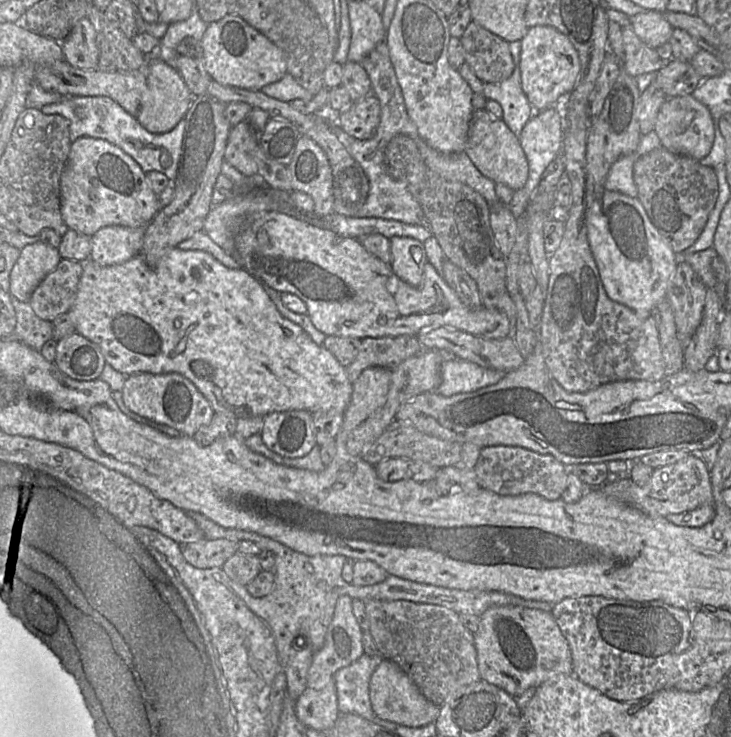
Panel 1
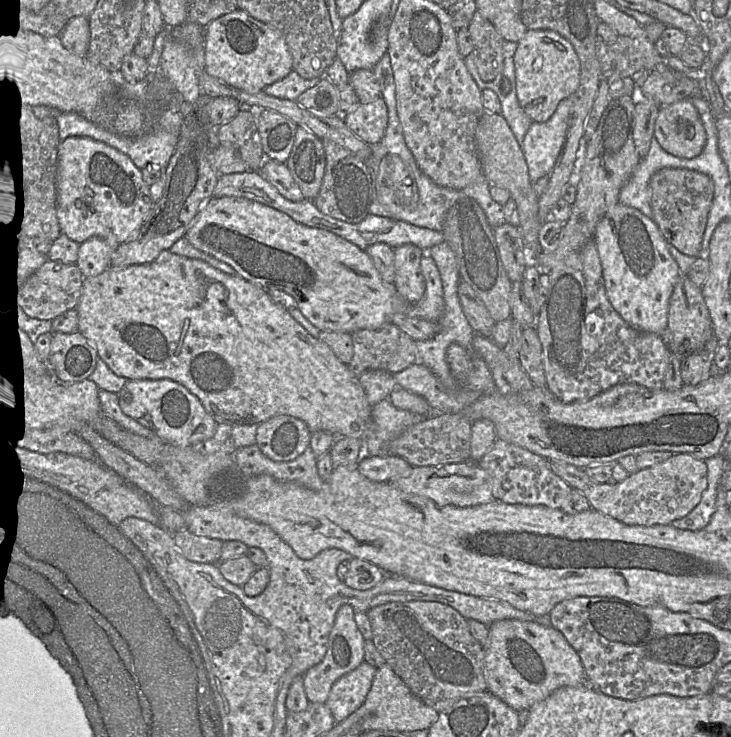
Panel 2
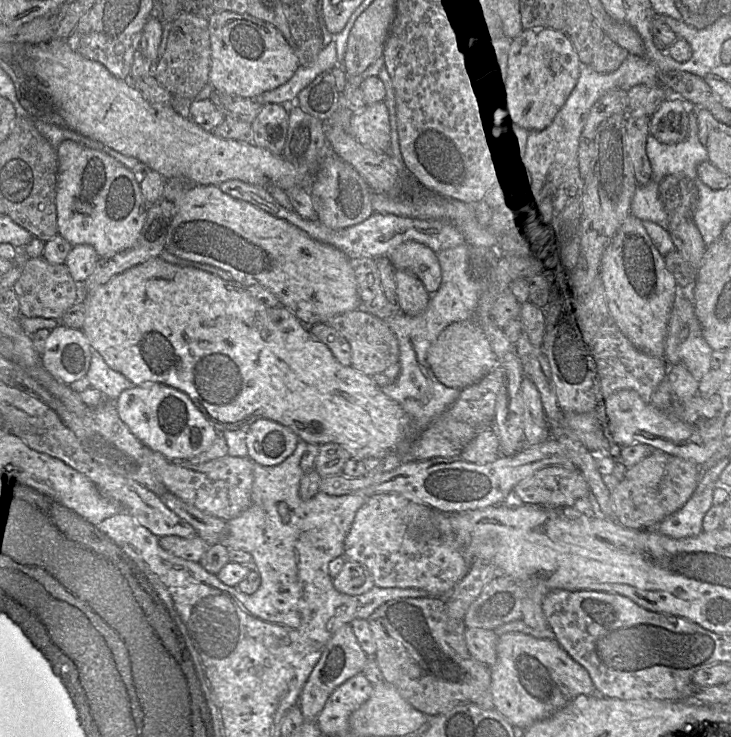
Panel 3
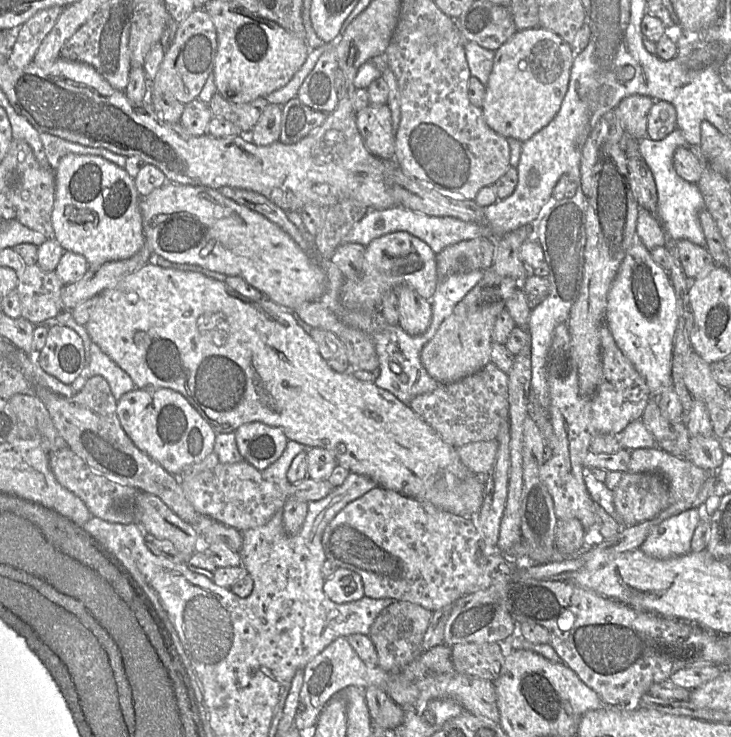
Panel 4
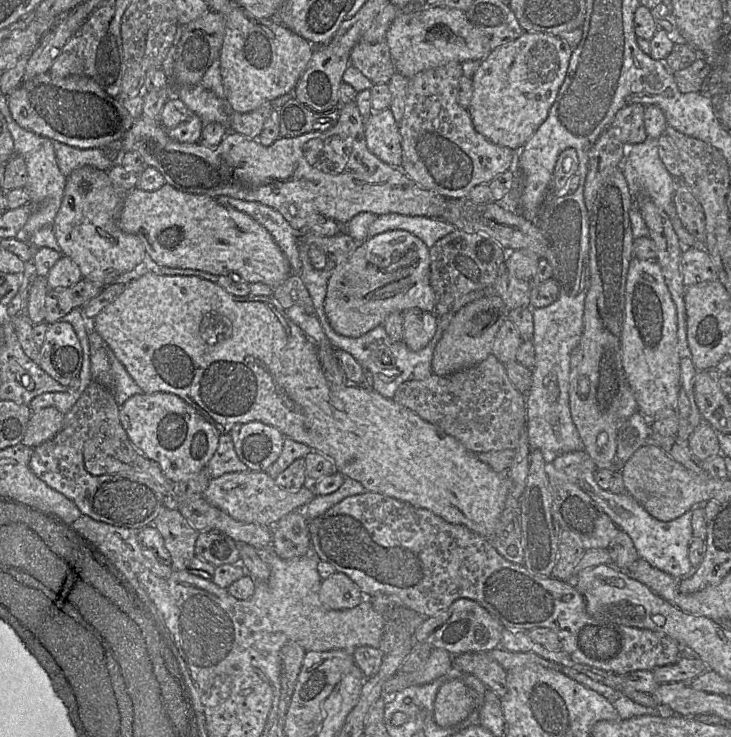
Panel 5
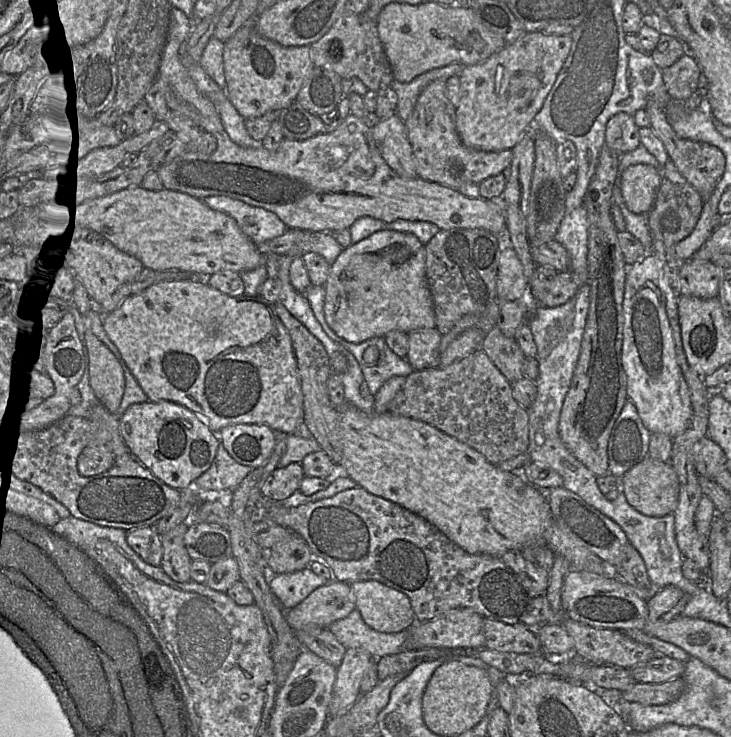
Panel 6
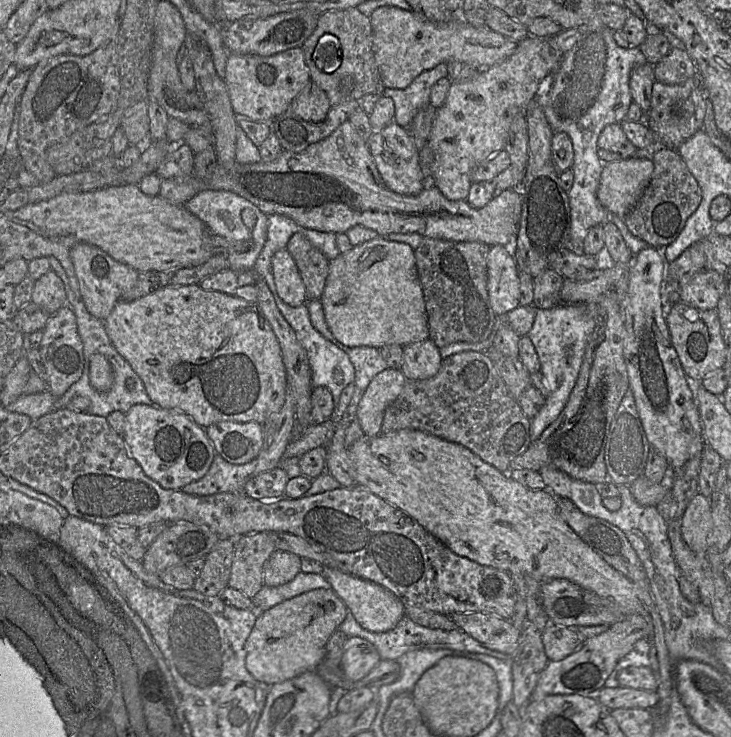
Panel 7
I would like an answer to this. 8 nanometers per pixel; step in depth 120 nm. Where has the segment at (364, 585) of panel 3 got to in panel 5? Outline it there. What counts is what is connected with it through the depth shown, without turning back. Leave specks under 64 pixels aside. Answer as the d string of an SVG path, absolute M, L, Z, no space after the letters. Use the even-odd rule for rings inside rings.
M334 572L322 580L319 599L331 610L352 609L359 605L365 596L359 587L344 573Z

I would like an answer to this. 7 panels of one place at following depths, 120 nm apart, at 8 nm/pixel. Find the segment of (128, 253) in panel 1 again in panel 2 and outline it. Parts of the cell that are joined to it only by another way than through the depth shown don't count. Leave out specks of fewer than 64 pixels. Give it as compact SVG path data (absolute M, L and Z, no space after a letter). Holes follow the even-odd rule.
M91 238L81 243L76 265L84 278L97 276L110 268L115 248L100 238Z

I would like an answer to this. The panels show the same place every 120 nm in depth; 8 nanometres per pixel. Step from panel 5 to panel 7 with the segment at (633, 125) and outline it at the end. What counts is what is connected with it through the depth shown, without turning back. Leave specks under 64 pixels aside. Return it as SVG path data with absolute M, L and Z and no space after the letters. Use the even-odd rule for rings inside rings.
M618 123L605 126L597 141L597 154L603 164L632 157L636 149Z

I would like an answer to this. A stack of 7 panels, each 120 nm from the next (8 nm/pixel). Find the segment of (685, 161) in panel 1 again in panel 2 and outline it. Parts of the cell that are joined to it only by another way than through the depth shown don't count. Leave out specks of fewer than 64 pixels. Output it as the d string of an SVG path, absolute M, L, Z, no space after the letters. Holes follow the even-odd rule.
M662 168L650 178L653 221L662 236L682 254L698 257L707 217L714 196L713 181L706 175L684 168Z

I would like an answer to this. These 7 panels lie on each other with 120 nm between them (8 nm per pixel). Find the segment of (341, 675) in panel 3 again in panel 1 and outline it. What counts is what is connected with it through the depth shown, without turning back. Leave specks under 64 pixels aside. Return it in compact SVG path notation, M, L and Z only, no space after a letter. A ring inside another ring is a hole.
M348 595L340 596L336 602L332 621L326 632L325 643L321 650L313 654L307 674L307 687L321 689L334 678L339 669L360 658L364 654L362 634L363 632L352 610L352 598Z

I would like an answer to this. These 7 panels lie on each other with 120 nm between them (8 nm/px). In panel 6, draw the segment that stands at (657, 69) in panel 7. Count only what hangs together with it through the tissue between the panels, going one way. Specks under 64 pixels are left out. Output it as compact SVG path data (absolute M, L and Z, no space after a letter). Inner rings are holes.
M685 49L685 53L673 65L661 72L671 98L686 100L698 89L701 69L690 50Z

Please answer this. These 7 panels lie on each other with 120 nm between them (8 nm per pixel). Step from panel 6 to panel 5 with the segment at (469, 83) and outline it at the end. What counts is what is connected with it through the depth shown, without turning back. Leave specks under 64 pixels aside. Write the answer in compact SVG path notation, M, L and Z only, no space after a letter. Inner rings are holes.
M525 31L516 40L492 50L472 77L473 95L468 112L475 130L493 144L522 151L525 143L547 119L567 74L572 52L570 44L560 37Z

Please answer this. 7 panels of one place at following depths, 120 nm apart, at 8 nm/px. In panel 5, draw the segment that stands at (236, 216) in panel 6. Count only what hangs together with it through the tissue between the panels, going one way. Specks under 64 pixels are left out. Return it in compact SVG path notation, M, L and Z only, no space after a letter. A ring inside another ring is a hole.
M219 196L215 199L219 203L226 203L251 216L266 228L289 261L291 272L300 274L302 263L299 258L299 233L292 228L280 212L259 202L245 201L229 196Z

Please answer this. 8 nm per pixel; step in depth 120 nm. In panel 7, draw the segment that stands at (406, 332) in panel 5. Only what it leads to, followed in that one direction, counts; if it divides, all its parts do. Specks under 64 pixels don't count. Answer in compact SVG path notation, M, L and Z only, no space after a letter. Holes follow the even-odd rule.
M427 338L403 347L401 371L406 379L428 379L440 371L442 361L440 349Z

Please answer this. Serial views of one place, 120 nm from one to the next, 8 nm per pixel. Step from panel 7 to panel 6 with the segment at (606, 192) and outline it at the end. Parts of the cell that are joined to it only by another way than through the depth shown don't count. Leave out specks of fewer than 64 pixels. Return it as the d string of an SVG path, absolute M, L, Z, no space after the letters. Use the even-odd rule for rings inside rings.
M647 164L626 168L620 175L620 190L626 207L635 214L651 210L661 183L661 170Z

